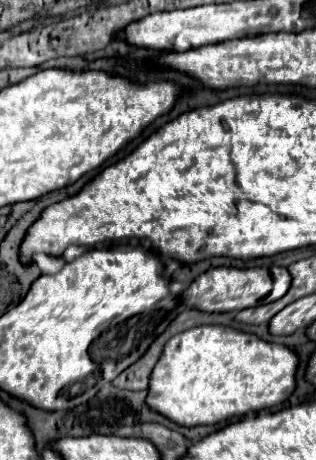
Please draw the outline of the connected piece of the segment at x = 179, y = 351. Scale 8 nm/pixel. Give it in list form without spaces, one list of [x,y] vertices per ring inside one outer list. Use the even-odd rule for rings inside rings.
[[[192,327],[164,345],[150,373],[146,405],[180,427],[214,425],[284,403],[296,385],[296,365],[298,357],[286,345],[266,343],[234,327]]]

